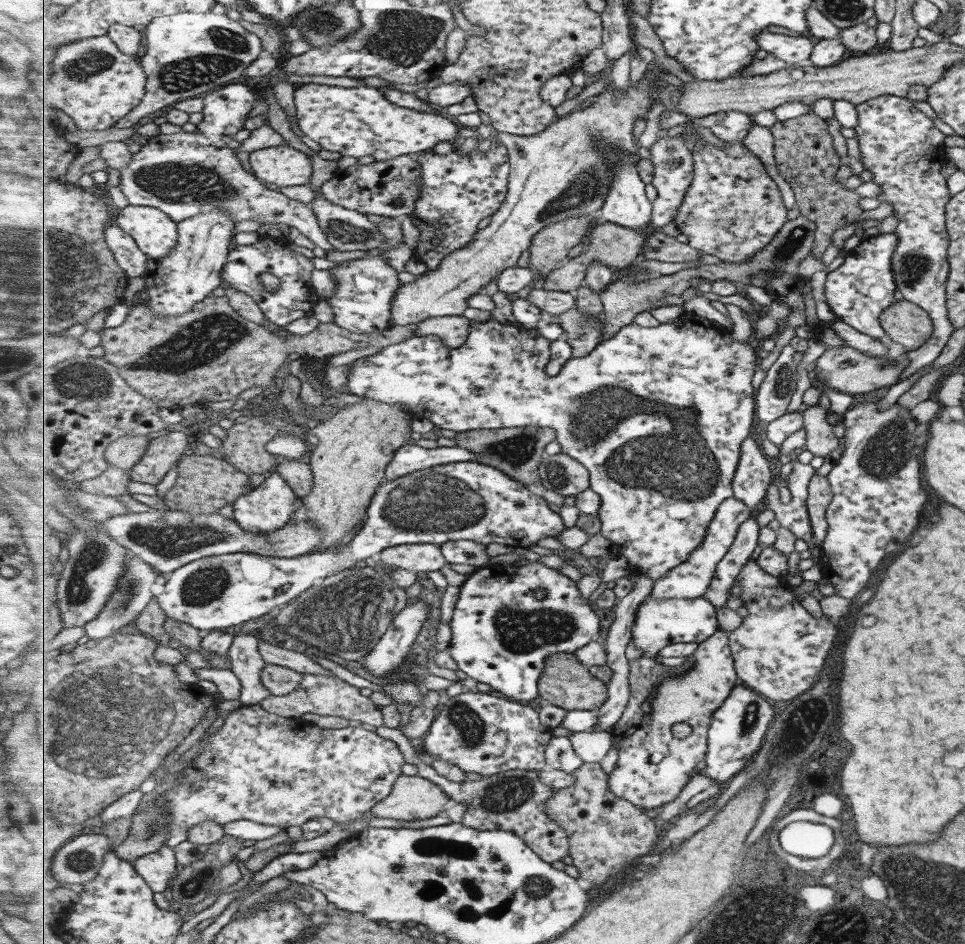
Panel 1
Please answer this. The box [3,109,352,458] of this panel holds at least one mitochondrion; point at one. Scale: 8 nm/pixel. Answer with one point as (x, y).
(199, 343)

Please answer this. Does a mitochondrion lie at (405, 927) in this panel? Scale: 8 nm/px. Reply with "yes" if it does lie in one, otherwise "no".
no

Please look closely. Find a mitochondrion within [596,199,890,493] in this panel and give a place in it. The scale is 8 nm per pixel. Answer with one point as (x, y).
(793, 242)

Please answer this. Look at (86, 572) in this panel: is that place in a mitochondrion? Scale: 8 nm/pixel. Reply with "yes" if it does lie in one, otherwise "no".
yes

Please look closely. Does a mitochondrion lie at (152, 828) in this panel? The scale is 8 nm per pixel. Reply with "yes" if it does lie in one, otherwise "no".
yes

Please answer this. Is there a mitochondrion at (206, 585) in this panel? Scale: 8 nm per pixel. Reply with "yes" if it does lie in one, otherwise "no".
yes

